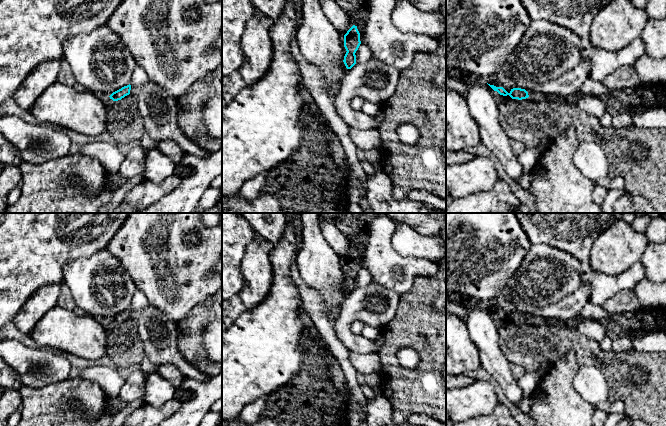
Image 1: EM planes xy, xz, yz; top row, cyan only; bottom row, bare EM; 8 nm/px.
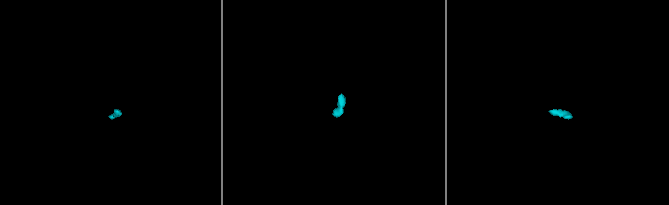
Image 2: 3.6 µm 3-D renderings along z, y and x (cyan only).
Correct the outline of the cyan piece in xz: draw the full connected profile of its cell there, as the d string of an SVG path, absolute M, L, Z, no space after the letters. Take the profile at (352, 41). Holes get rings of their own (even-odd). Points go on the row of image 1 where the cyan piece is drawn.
M353 25L344 35L344 47L346 54L344 56L344 64L347 69L351 69L356 64L356 51L361 44L360 33L357 26Z

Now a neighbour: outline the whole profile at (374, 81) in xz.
M374 57L367 63L356 63L344 76L339 93L334 97L334 106L338 116L352 129L371 130L376 128L374 117L365 114L361 110L353 110L351 100L355 97L362 97L364 100L381 105L394 94L399 79L400 72L397 69L382 63Z

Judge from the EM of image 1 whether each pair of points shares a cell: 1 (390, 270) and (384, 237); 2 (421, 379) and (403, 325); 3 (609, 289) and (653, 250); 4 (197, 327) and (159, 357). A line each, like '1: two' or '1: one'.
1: one
2: one
3: two
4: two

